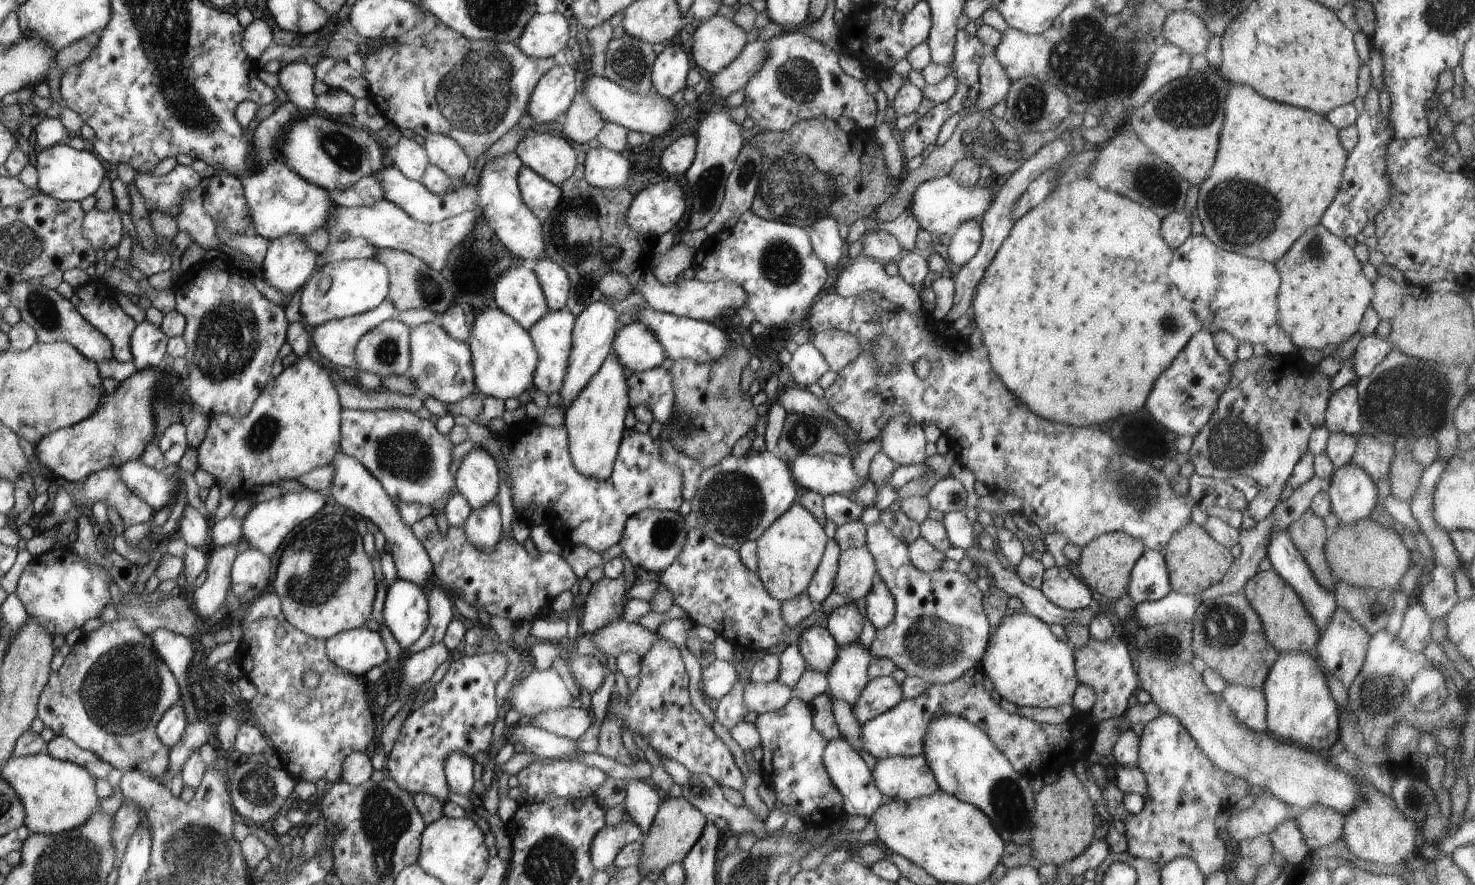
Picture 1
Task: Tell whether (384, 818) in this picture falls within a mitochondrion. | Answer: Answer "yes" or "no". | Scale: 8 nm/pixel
yes

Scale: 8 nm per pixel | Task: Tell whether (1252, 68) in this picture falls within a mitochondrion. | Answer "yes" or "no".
no

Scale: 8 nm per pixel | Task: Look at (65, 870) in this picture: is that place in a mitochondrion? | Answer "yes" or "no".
yes

